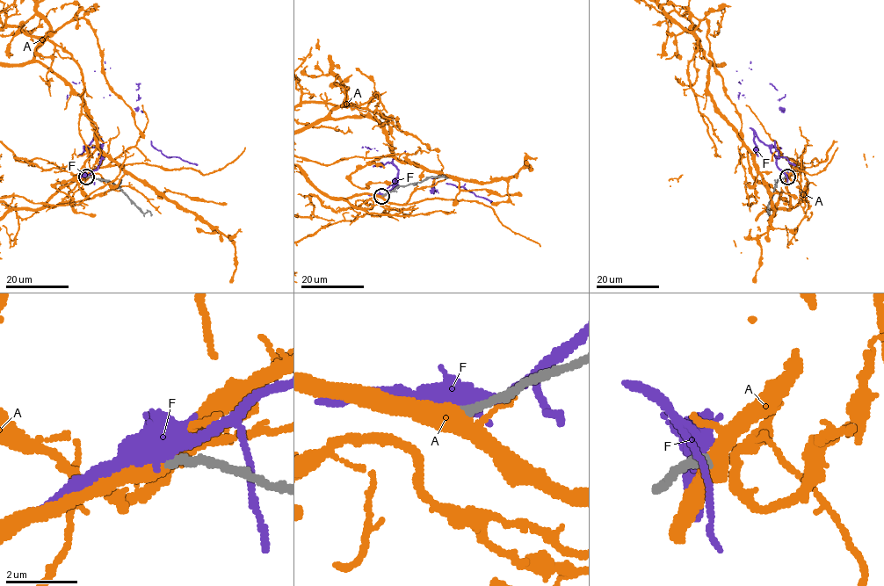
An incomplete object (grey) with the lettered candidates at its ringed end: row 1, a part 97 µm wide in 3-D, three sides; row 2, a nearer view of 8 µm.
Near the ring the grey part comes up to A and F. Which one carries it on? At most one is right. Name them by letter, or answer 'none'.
A

